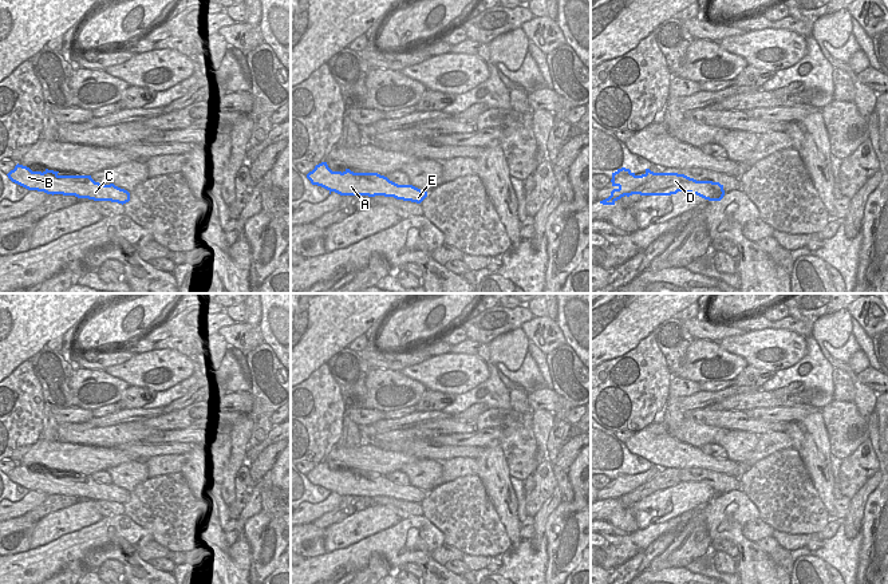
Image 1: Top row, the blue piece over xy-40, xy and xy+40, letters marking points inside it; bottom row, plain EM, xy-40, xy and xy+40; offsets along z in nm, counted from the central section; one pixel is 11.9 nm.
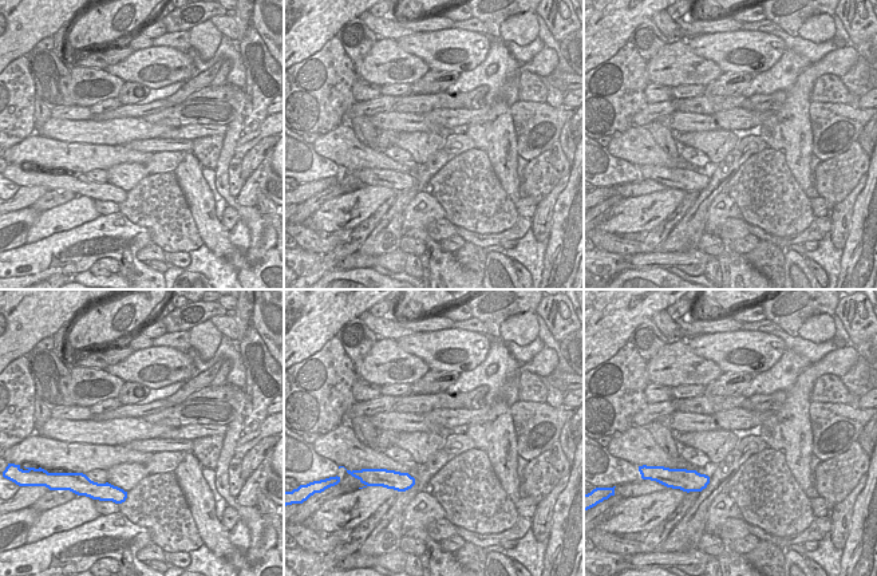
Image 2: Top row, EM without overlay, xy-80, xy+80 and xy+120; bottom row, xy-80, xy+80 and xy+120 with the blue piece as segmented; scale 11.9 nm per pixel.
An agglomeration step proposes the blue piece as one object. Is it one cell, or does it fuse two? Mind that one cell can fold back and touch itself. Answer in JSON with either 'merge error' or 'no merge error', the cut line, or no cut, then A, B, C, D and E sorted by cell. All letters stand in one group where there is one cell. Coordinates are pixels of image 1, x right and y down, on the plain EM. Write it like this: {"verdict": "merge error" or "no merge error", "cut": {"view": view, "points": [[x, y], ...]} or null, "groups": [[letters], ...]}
{"verdict": "merge error", "cut": {"view": "xy", "points": [[358, 473], [360, 476], [359, 485], [377, 494]]}, "groups": [["A", "B"], ["C", "D", "E"]]}

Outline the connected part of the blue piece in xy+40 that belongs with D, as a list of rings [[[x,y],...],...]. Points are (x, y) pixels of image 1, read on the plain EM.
[[[659,473],[660,489],[672,492],[676,494],[678,492],[696,494],[709,501],[721,501],[725,496],[723,485],[713,481],[696,481],[684,474],[678,473]]]

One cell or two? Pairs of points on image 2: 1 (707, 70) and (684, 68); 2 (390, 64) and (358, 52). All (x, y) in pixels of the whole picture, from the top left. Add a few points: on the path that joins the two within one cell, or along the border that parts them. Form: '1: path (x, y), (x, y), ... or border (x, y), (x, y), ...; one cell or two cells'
1: path (702, 71), (690, 68); one cell
2: border (376, 39), (372, 47), (355, 62); two cells

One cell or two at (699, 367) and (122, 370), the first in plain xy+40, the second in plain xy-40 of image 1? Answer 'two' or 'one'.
one

